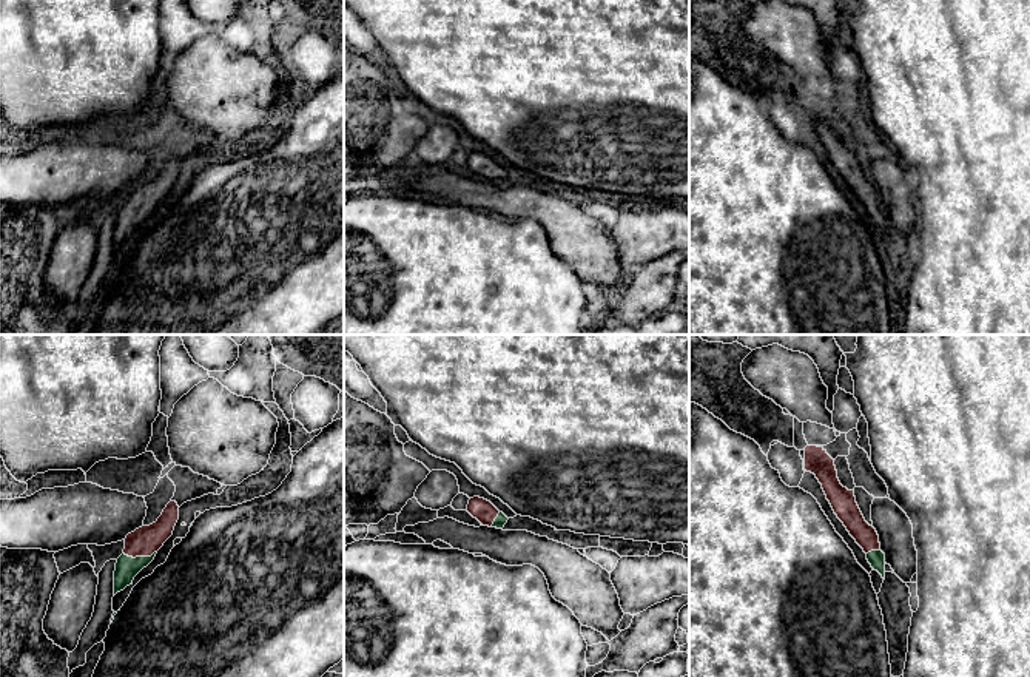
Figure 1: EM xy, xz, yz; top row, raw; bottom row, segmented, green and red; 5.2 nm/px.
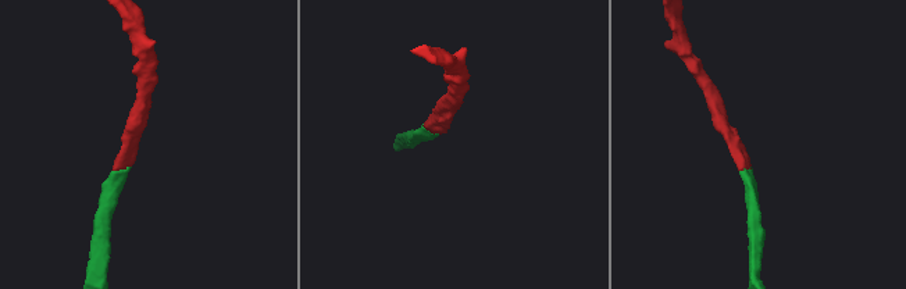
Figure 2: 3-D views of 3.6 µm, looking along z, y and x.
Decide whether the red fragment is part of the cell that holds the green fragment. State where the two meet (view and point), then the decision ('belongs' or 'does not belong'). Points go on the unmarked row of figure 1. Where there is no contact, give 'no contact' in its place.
xy (139, 212) | belongs

